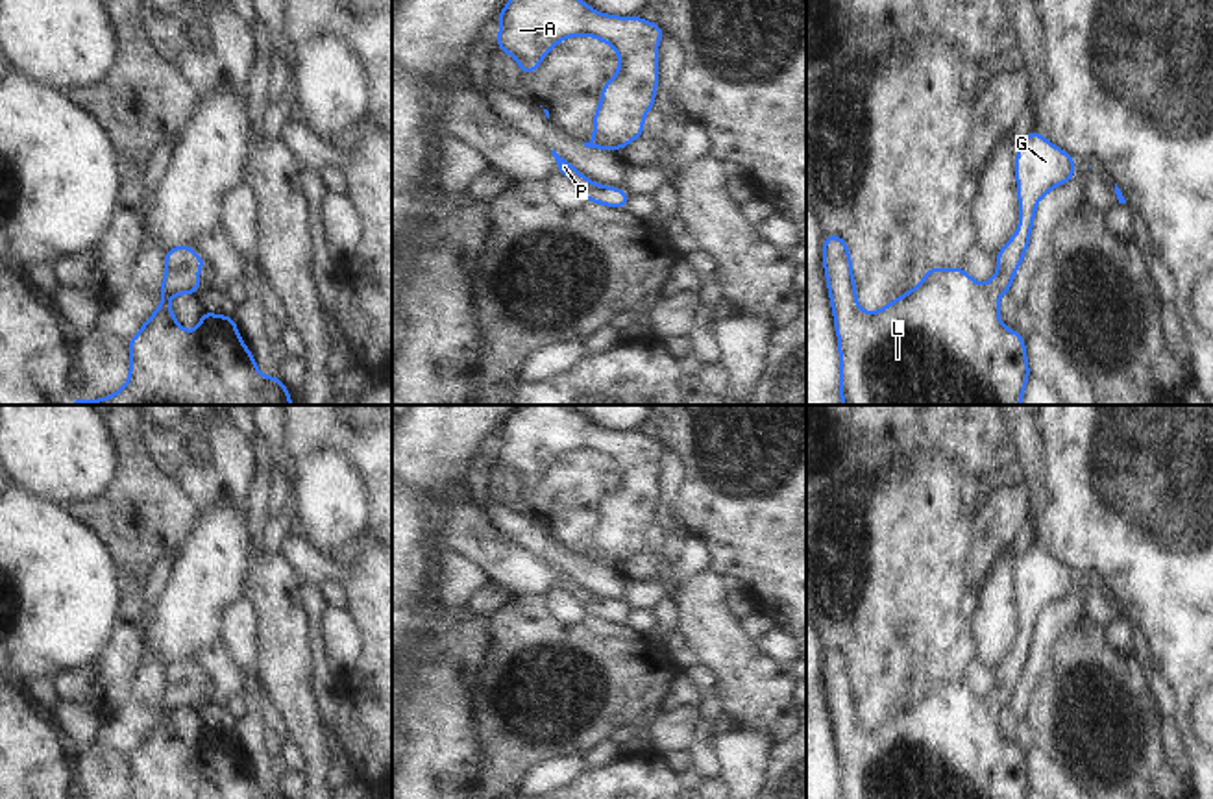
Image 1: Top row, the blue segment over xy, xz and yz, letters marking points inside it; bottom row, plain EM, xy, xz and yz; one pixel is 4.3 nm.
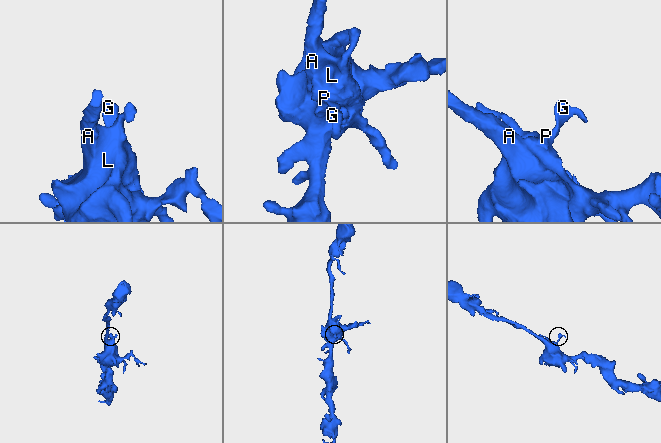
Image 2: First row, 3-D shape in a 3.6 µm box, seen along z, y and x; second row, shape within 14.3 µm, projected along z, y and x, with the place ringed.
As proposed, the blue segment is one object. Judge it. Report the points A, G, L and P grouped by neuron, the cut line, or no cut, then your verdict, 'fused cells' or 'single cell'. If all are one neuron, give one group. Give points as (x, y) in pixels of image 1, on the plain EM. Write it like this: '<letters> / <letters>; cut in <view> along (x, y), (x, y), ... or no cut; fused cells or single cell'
A G L P; no cut; single cell

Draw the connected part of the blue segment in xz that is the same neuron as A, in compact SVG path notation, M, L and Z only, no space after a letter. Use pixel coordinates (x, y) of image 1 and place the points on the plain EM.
M516 405L499 425L497 462L510 468L523 488L533 488L551 462L575 449L595 451L618 464L619 483L603 501L601 516L594 529L594 553L582 557L586 562L614 562L618 566L643 549L643 533L655 520L658 501L656 462L664 444L655 436L642 435L638 429L627 433L603 429L571 405Z

